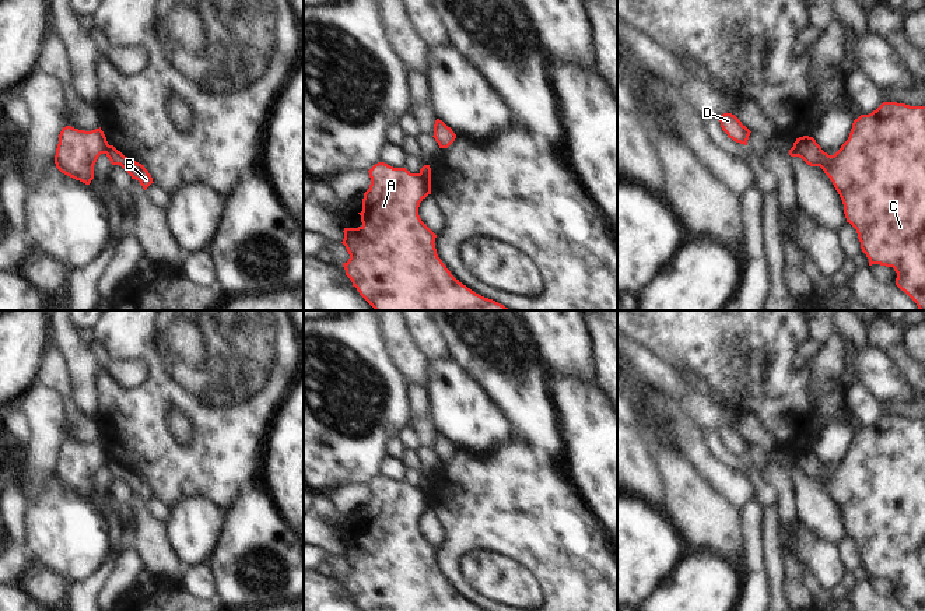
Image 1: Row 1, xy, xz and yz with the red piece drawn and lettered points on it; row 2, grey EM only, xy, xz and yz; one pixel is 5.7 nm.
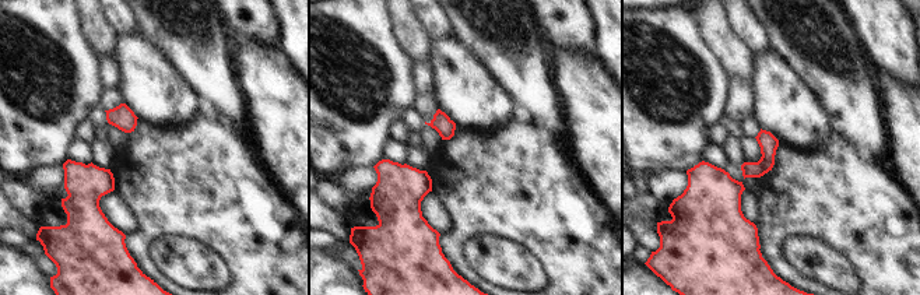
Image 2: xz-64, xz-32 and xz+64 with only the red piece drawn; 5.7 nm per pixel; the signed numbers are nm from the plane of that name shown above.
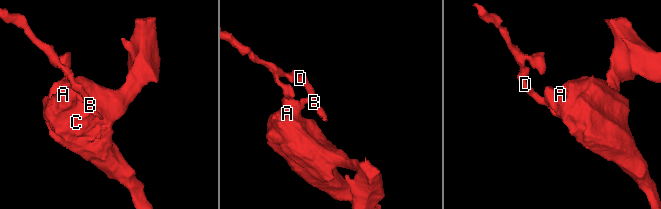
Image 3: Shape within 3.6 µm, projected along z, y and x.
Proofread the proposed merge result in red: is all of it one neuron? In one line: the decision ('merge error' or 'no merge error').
merge error

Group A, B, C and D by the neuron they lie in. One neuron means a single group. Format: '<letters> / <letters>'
A C / B D

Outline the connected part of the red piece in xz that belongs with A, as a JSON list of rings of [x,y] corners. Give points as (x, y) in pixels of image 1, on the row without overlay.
[[[385,475],[375,477],[369,484],[371,498],[364,506],[362,538],[344,541],[343,558],[350,572],[343,576],[346,589],[362,611],[484,611],[456,593],[437,568],[437,548],[421,534],[420,516],[431,508],[431,496],[406,481],[393,481]]]

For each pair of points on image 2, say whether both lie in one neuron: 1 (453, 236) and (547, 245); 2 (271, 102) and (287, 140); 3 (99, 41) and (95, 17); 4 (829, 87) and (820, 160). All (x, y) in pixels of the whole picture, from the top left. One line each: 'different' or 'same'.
1: same
2: same
3: same
4: different

